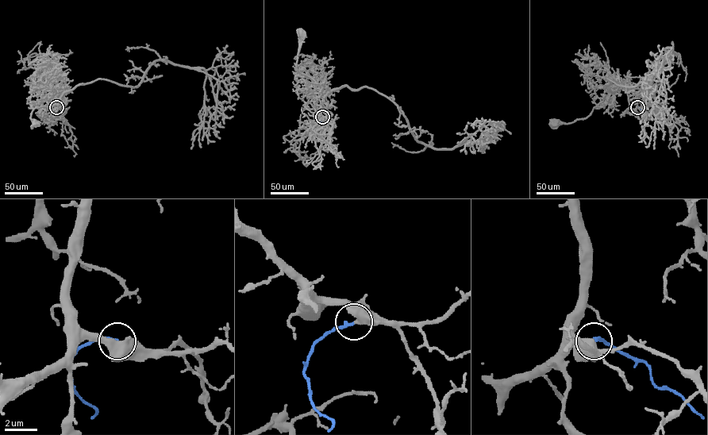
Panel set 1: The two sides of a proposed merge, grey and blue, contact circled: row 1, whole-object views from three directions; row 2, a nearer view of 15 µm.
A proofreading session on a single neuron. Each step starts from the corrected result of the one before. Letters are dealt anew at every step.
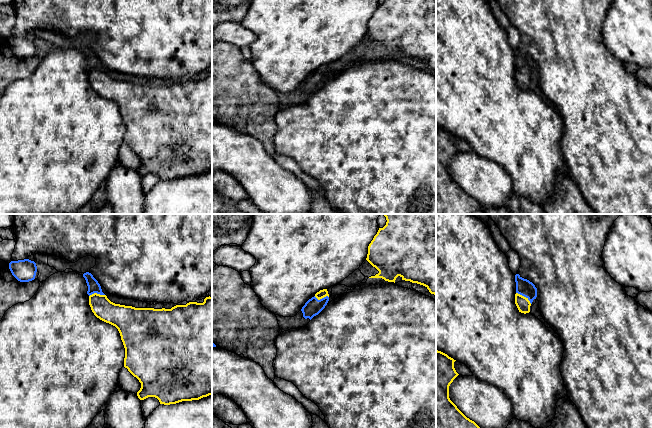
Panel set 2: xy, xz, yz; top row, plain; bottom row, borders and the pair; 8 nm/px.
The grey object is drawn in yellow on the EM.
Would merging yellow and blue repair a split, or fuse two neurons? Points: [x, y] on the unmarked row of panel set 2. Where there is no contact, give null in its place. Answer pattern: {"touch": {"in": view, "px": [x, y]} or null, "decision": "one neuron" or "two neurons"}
{"touch": {"in": "yz", "px": [523, 72]}, "decision": "one neuron"}

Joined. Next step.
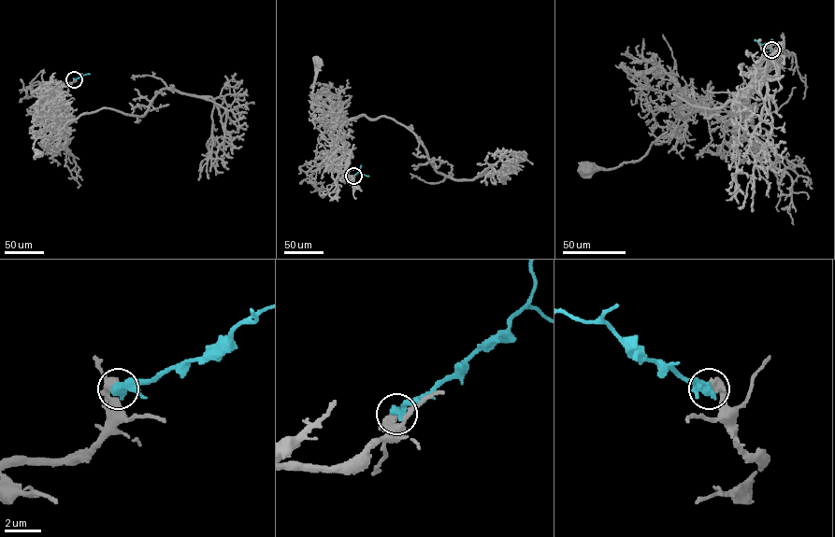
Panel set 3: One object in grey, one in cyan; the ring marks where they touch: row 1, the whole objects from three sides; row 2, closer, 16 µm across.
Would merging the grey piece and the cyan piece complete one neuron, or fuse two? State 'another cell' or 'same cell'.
another cell

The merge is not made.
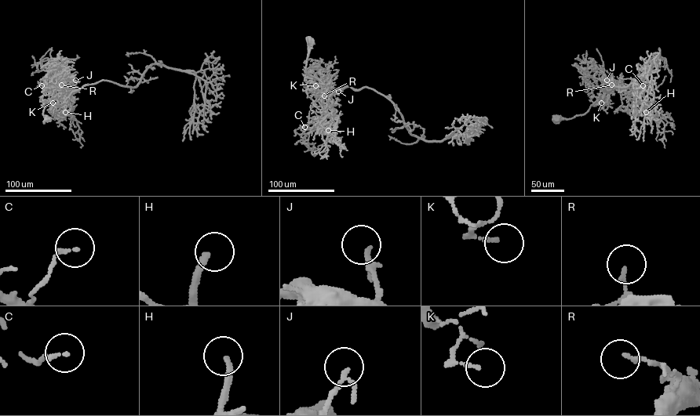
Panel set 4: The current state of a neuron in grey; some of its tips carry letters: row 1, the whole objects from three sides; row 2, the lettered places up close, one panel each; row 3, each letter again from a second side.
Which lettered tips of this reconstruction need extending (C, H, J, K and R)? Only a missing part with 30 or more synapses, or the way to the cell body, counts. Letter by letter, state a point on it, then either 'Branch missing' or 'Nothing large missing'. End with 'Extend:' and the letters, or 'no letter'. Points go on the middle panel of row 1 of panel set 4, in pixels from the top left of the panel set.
C: Place: (304, 127). Nothing large missing
H: Place: (328, 130). Branch missing
J: Place: (338, 91). Nothing large missing
K: Place: (315, 85). Nothing large missing
R: Place: (324, 95). Nothing large missing
Extend: H

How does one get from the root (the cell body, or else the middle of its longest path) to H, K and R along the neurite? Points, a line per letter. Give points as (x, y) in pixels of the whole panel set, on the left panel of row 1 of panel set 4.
H: (46, 119), (44, 108), (61, 104), (71, 92), (67, 88), (64, 93), (74, 102), (71, 110), (65, 112)
K: (46, 119), (43, 114), (44, 108), (48, 105), (61, 104), (71, 92), (63, 88), (52, 103)
R: (46, 119), (43, 114), (44, 108), (48, 105), (61, 104), (71, 92), (61, 85)

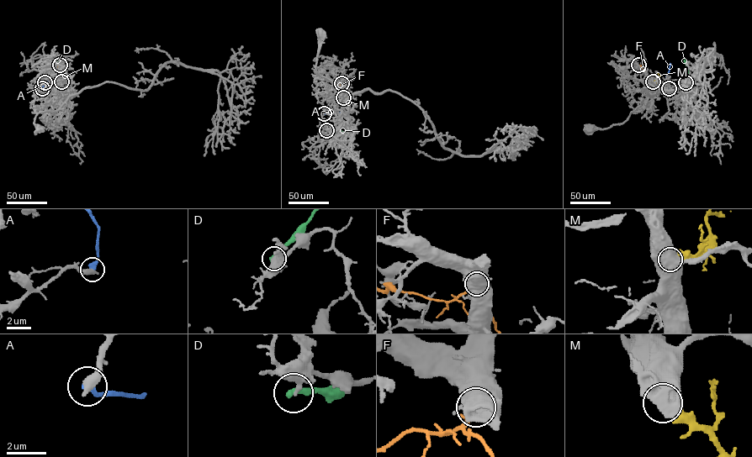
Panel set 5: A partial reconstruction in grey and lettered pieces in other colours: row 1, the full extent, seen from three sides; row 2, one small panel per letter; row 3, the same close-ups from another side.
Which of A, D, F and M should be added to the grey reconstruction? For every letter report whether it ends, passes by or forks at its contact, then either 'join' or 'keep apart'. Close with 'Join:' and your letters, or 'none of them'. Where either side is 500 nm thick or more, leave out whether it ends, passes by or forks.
A: keep apart
D: it ends; keep apart
F: keep apart
M: it ends; join
Join: M

